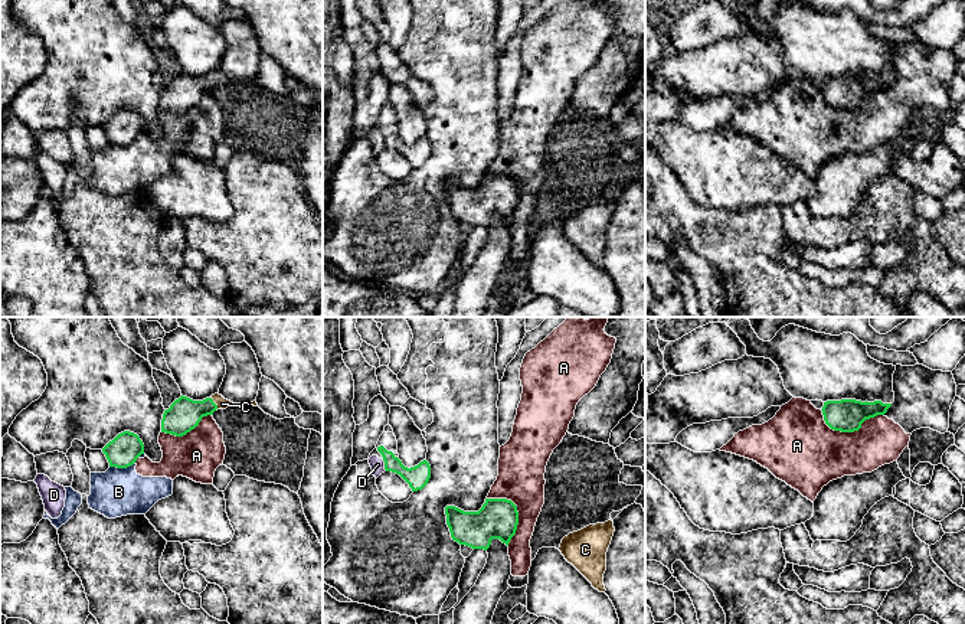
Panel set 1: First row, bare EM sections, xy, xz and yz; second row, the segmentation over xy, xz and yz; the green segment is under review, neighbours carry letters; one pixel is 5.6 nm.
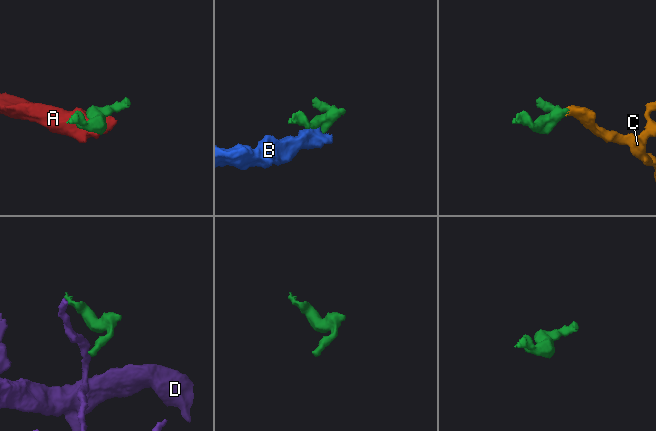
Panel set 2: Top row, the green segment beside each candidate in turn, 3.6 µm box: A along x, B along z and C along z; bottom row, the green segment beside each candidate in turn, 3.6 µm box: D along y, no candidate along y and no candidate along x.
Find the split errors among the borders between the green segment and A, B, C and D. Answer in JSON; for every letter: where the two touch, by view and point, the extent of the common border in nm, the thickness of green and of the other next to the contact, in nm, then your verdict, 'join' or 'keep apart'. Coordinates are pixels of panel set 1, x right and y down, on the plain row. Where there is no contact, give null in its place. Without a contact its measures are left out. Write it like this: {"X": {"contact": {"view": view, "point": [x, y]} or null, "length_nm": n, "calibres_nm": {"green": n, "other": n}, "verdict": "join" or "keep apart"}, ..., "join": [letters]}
{"A": {"contact": {"view": "yz", "point": [849, 108]}, "length_nm": 360, "calibres_nm": {"green": 190, "other": 360}, "verdict": "keep apart"}, "B": {"contact": {"view": "xy", "point": [121, 144]}, "length_nm": 150, "calibres_nm": {"green": 180, "other": 280}, "verdict": "keep apart"}, "C": {"contact": {"view": "xy", "point": [215, 81]}, "length_nm": 90, "calibres_nm": {"green": 190, "other": 60}, "verdict": "join"}, "D": {"contact": {"view": "xz", "point": [385, 143]}, "length_nm": 70, "calibres_nm": {"green": 120, "other": 80}, "verdict": "keep apart"}, "join": ["C"]}

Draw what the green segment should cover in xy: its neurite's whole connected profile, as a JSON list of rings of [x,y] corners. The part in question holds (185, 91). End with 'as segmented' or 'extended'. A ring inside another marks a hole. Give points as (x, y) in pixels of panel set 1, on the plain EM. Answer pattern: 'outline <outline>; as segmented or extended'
outline [[[215,71],[203,78],[193,78],[181,72],[170,82],[169,86],[164,88],[161,97],[161,110],[183,114],[194,107],[203,94],[213,92],[215,88],[226,86],[233,82],[258,84],[256,78],[251,81],[233,81],[219,71]]]; extended

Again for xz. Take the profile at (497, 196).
outline [[[485,176],[478,189],[446,183],[445,192],[452,218],[472,226],[487,228],[493,216],[508,223],[519,202],[517,183],[507,176]]]; as segmented

